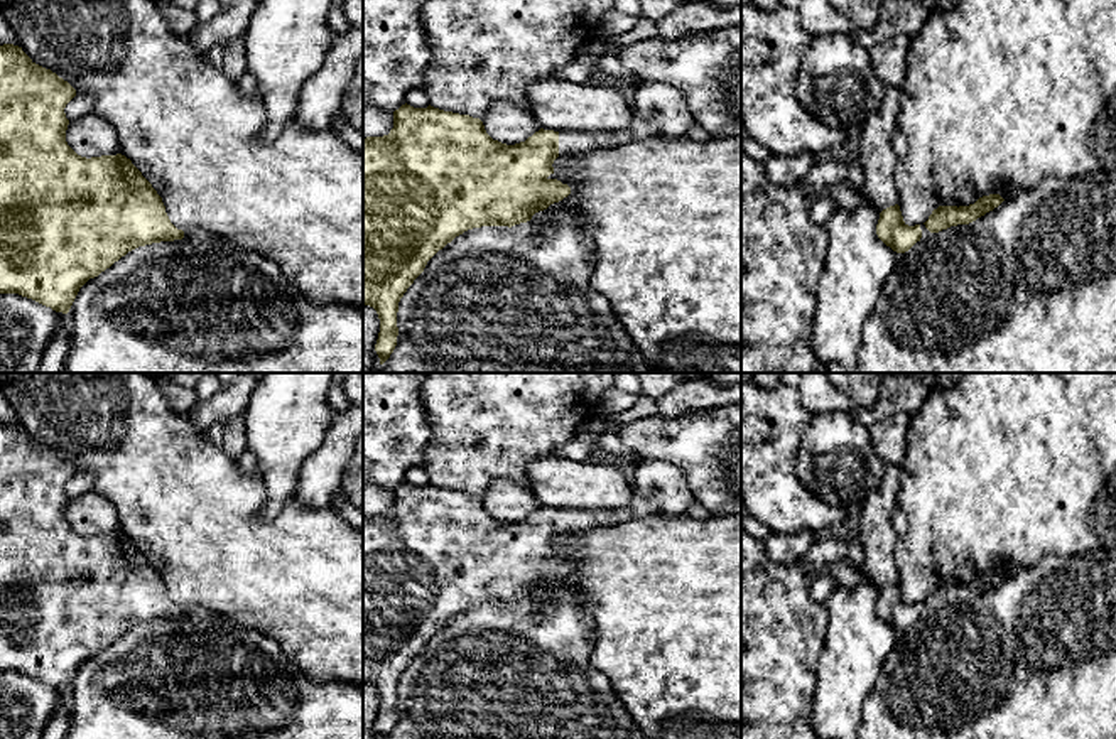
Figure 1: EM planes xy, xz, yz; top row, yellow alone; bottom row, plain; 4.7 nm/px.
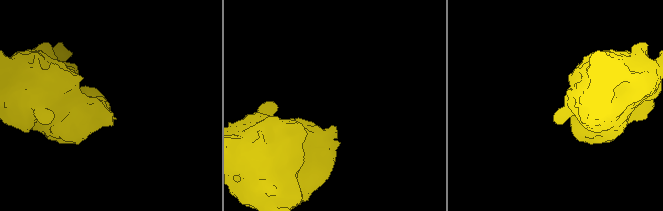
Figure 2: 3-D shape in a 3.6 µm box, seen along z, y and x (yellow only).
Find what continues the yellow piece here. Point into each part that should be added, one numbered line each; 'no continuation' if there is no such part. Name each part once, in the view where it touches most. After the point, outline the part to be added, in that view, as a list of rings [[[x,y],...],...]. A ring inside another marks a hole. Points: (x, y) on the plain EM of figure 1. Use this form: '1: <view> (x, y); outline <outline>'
1: xz (574, 522); outline [[[633,488],[633,498],[628,506],[621,510],[599,510],[599,511],[586,511],[586,510],[561,510],[559,511],[559,533],[588,533],[598,528],[609,528],[635,518],[660,515],[660,510],[643,499],[637,489]]]

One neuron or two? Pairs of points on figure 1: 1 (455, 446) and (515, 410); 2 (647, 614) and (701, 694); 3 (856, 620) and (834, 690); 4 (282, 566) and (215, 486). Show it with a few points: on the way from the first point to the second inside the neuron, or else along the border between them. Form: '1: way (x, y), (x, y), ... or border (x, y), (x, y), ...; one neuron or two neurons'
1: way (470, 441), (500, 410); one neuron
2: way (667, 635), (701, 674); one neuron
3: way (856, 636), (856, 647), (846, 674); one neuron
4: way (262, 545), (223, 507); one neuron

